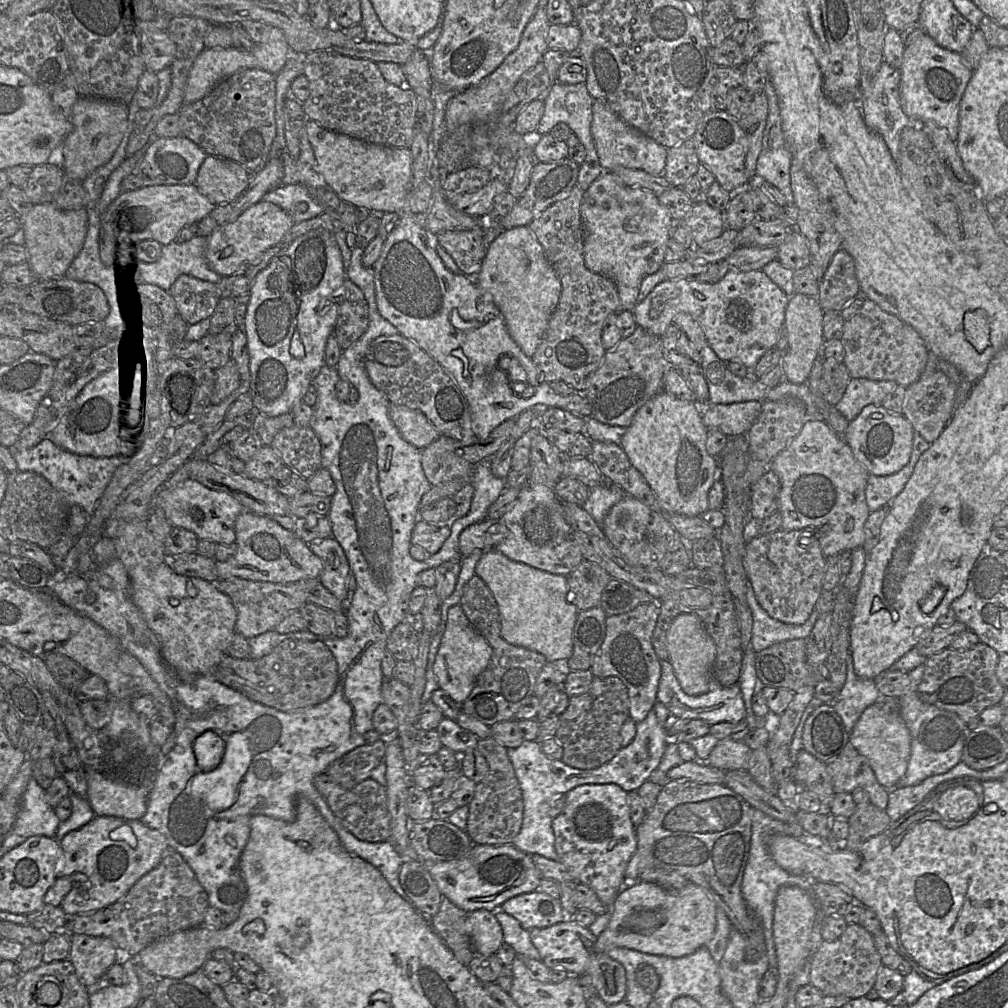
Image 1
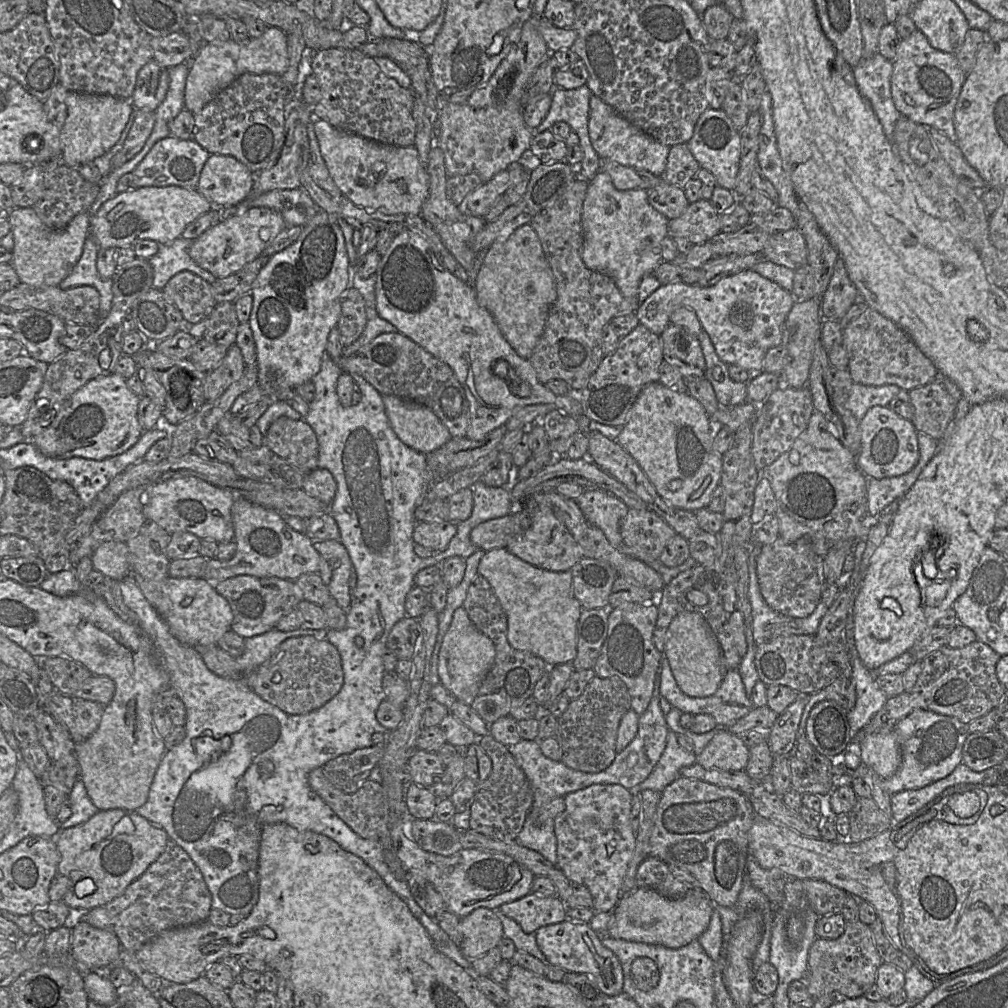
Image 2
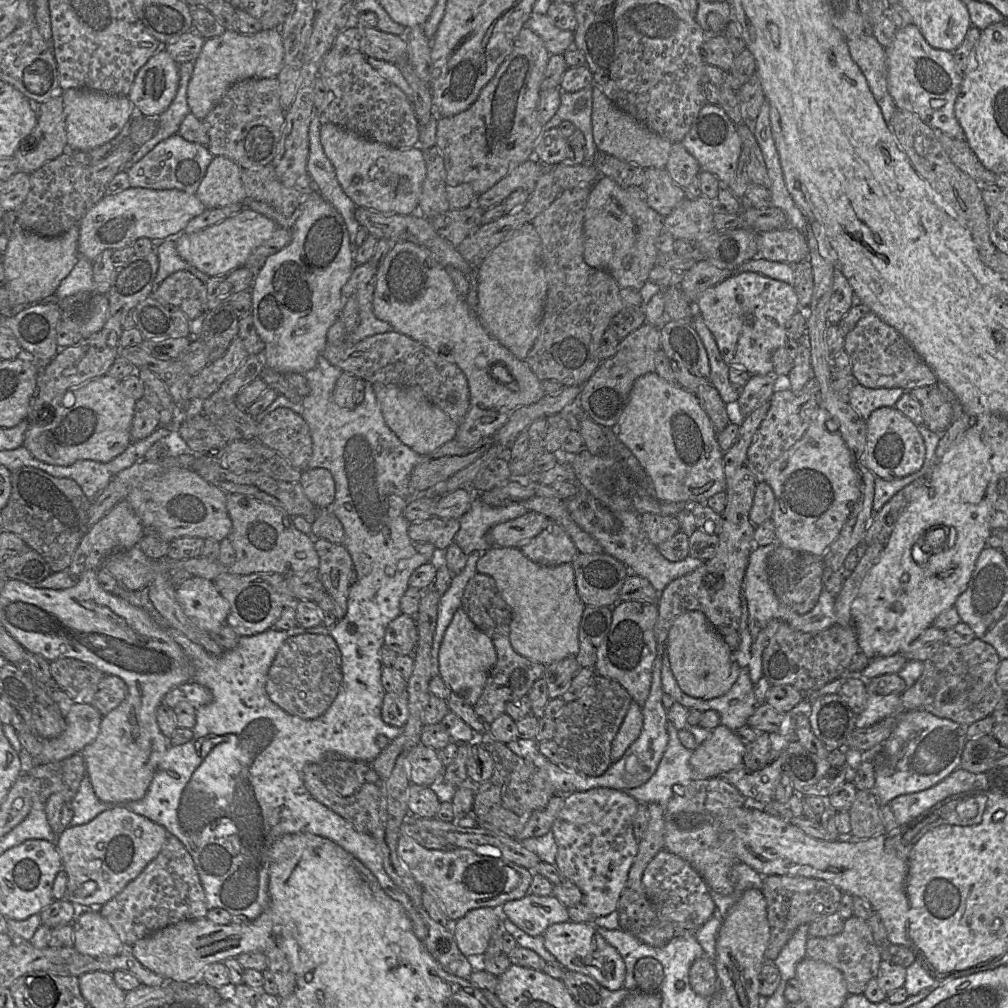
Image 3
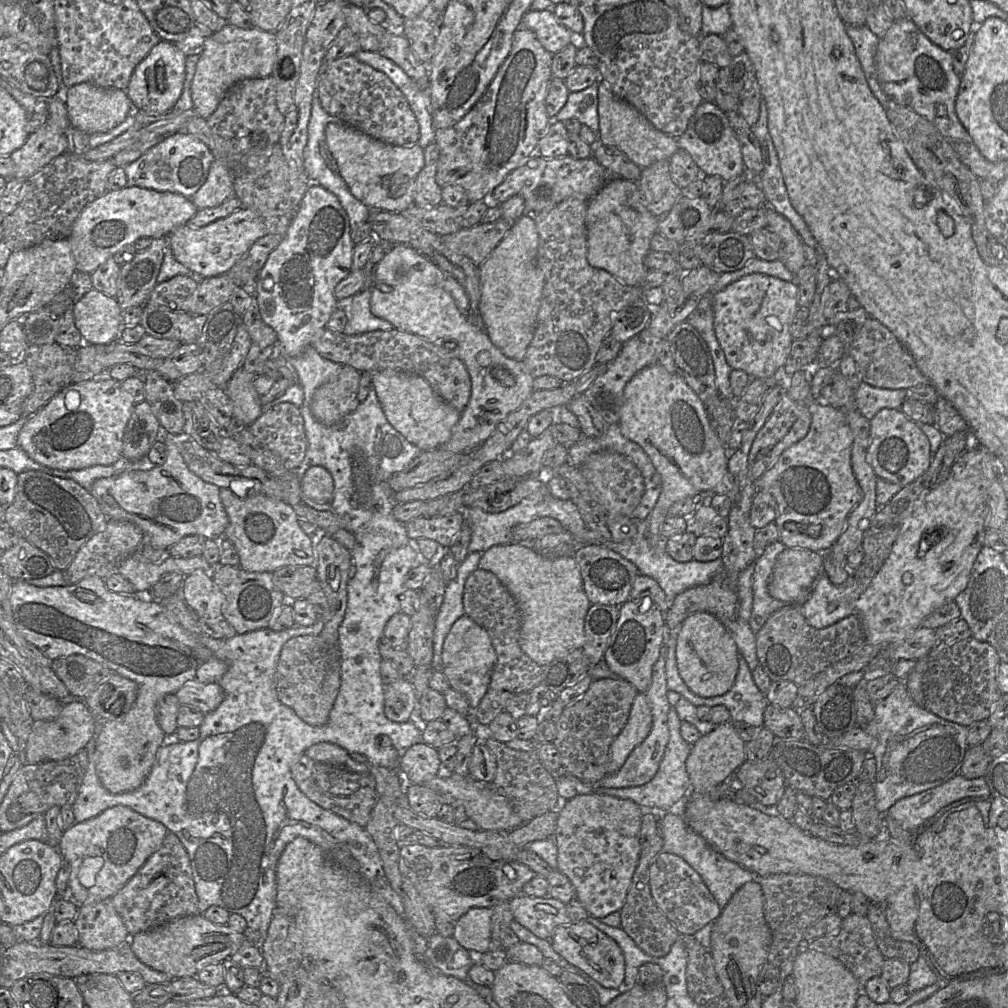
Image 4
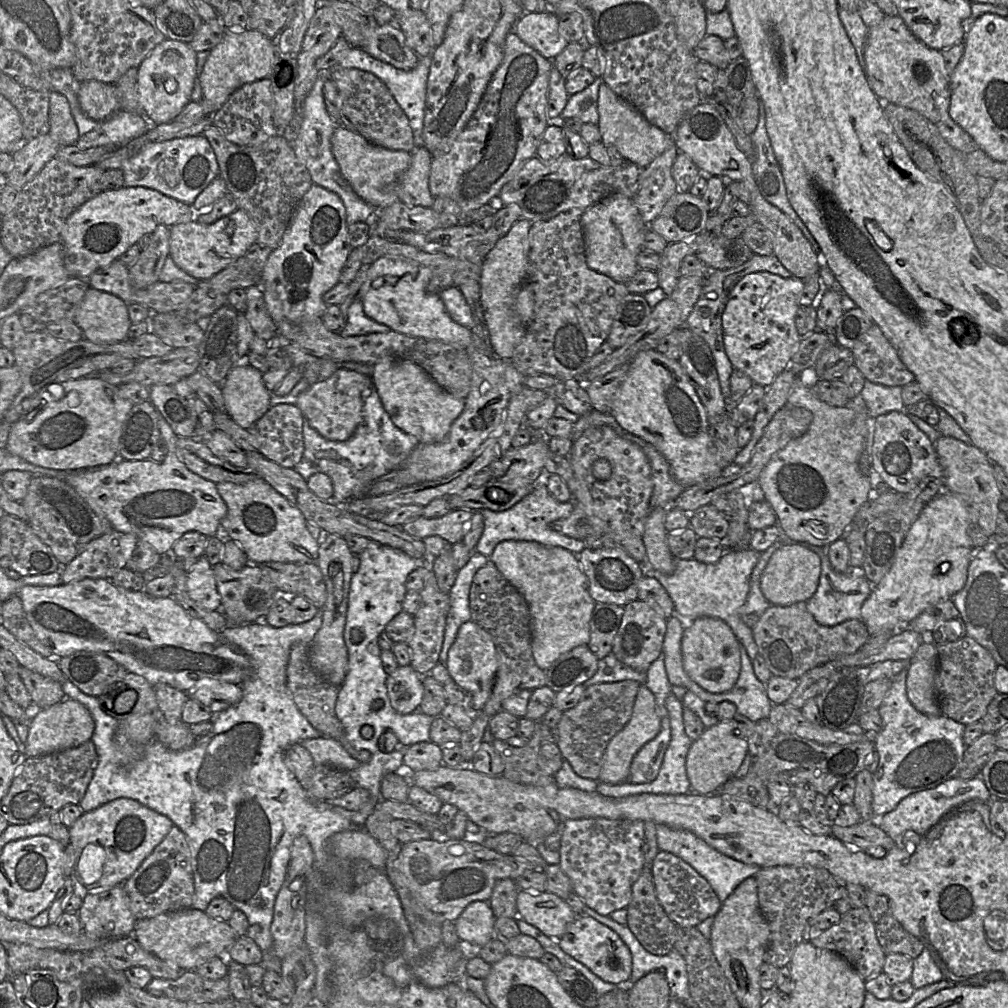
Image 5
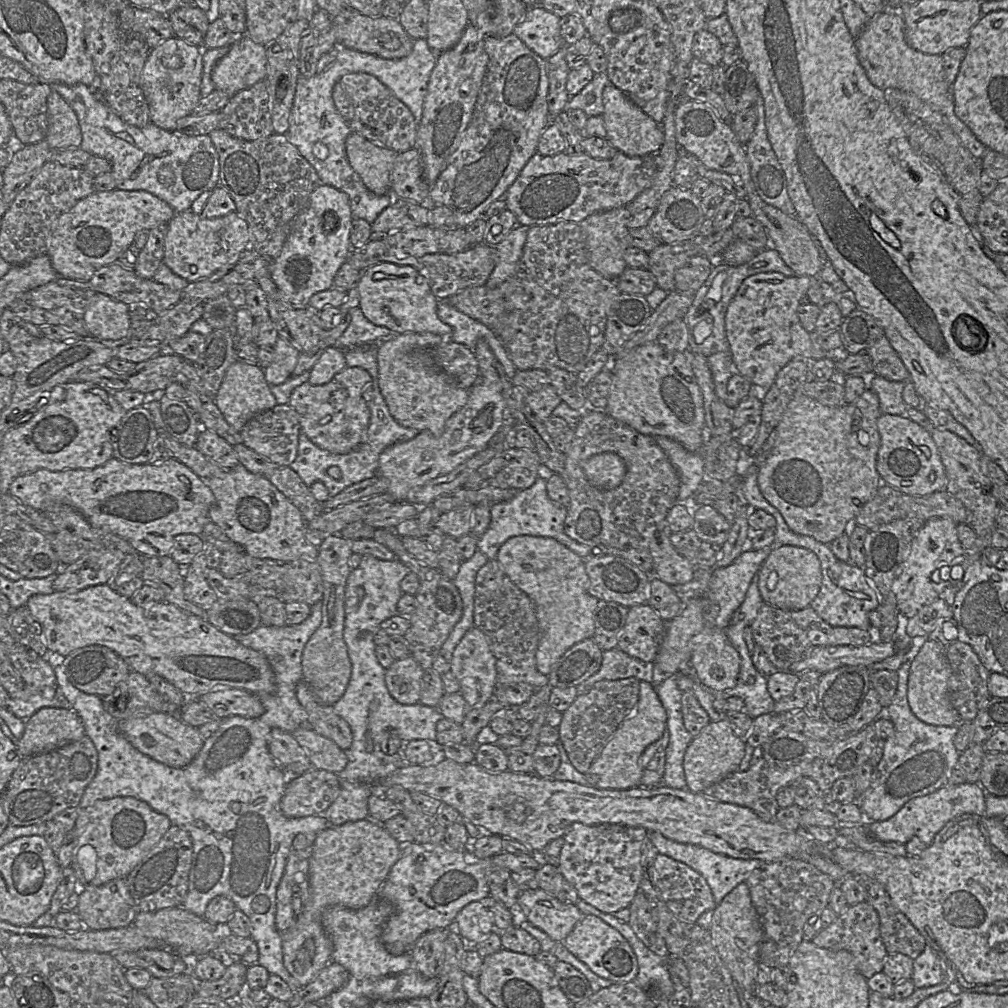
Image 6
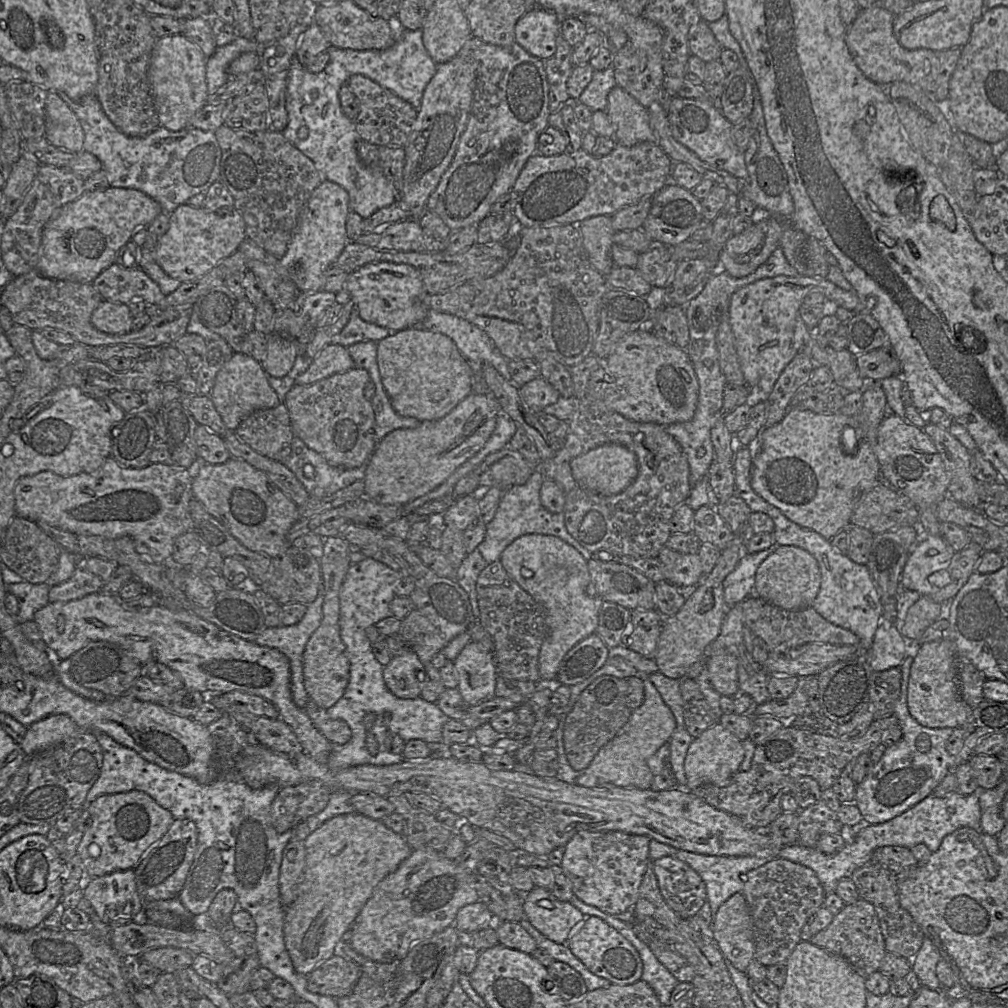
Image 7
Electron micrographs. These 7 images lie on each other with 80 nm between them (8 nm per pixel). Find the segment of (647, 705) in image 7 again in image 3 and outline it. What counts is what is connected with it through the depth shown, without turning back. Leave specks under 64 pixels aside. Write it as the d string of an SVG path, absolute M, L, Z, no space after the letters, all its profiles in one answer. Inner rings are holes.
M632 701L629 710L614 738L611 747L613 763L618 761L628 747L638 739L643 727L642 707Z

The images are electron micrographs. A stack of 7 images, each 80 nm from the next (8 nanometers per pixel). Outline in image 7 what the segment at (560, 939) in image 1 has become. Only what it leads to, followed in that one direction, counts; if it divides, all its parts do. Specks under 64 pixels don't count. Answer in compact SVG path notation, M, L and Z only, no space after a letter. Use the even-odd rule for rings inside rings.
M586 916L566 944L590 972L613 984L629 985L641 979L643 963L636 948L599 917Z

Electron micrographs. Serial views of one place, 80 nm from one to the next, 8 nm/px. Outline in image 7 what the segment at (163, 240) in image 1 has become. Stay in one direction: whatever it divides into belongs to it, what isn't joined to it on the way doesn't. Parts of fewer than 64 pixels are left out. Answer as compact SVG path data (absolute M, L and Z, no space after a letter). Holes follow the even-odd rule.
M109 187L104 191L85 192L52 214L43 230L36 270L46 278L91 284L103 270L115 263L118 251L131 241L133 233L147 227L162 213L157 201L136 189Z

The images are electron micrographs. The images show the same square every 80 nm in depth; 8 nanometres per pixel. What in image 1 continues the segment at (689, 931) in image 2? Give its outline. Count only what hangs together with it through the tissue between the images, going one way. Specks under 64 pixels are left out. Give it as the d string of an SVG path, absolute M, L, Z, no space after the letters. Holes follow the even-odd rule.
M650 882L625 884L611 906L611 919L592 950L606 954L615 947L651 955L683 957L706 946L716 928L716 902L700 886L688 883L680 889L666 889Z

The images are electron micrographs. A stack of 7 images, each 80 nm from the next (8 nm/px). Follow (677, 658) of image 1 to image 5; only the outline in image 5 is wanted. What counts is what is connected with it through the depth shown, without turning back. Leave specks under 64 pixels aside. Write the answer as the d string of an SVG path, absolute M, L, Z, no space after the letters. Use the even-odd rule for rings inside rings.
M715 617L694 619L683 631L681 651L685 672L704 690L723 693L736 684L741 670L740 643L723 620Z

